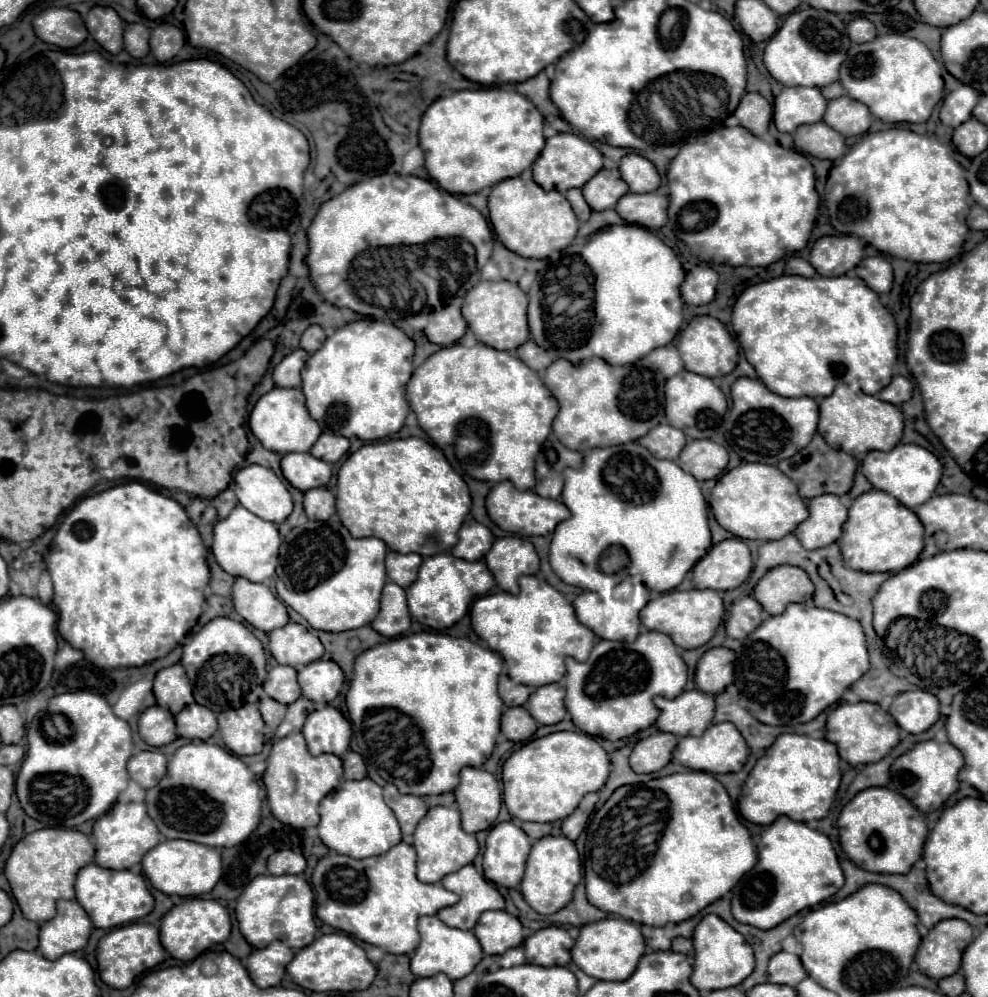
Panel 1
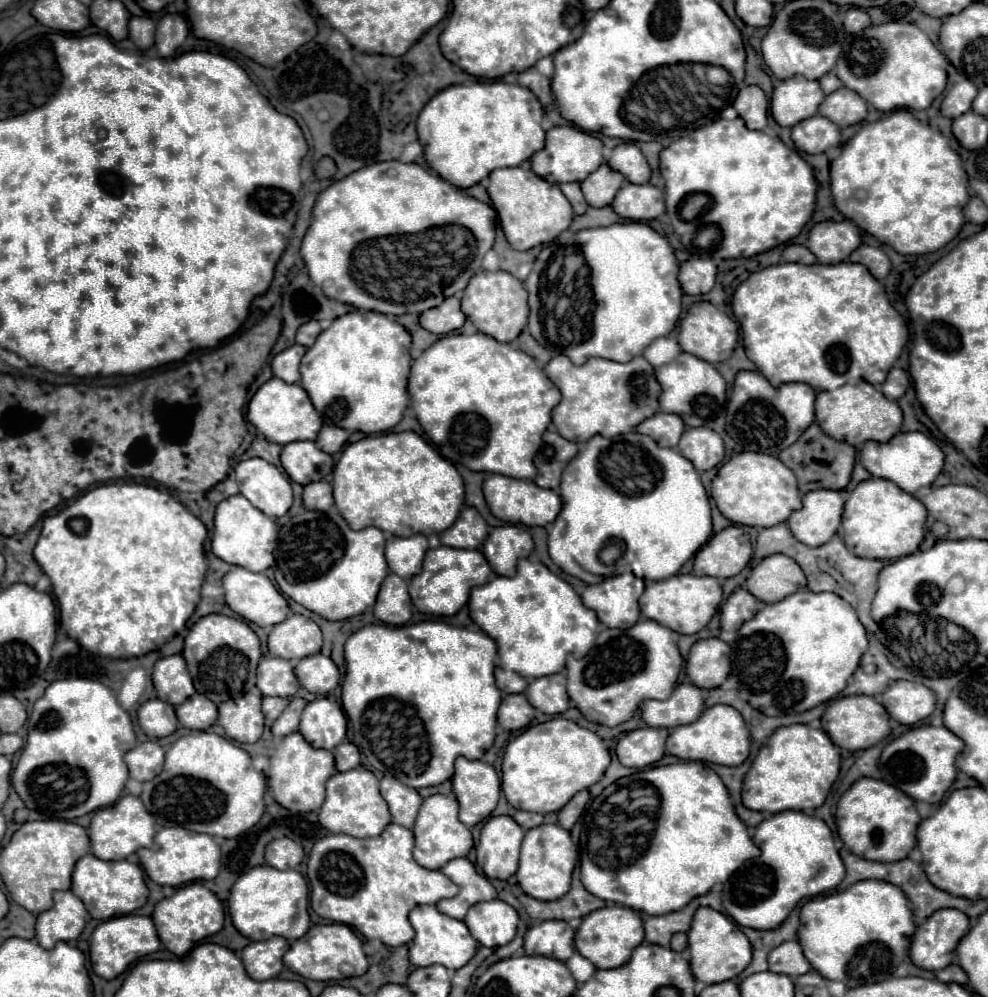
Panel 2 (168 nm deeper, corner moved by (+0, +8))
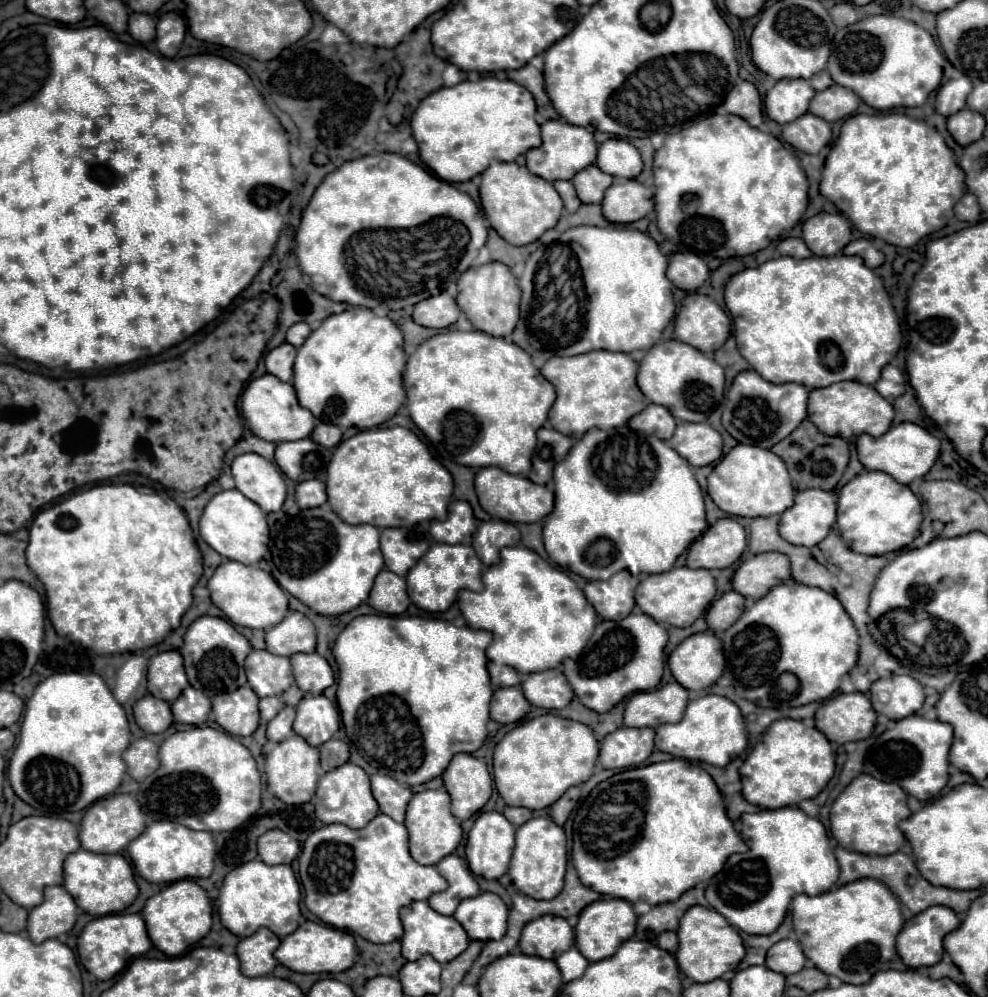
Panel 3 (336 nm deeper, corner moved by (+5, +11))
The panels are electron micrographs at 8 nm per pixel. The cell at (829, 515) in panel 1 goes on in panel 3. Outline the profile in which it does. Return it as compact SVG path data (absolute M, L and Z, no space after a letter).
M798 491L794 505L780 515L778 531L782 539L804 547L818 545L836 521L836 499L834 491Z

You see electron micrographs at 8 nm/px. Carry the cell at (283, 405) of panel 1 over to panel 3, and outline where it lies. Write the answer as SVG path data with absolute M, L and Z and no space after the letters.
M266 373L248 383L242 395L242 417L246 419L250 431L266 441L282 443L282 441L298 441L310 437L314 429L314 415L298 405L296 391L292 383L284 383L278 377Z

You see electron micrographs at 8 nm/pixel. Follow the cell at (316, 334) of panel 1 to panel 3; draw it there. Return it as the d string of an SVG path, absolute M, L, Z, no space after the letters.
M296 323L296 325L292 325L290 329L288 329L288 333L286 333L286 341L290 343L290 345L294 345L294 347L300 347L304 341L306 341L306 337L310 335L310 327L306 325L306 323Z

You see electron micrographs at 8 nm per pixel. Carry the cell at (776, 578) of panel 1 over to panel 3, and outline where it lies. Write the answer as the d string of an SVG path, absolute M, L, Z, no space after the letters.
M760 553L740 563L732 585L744 597L760 599L774 585L790 581L790 561L782 553Z

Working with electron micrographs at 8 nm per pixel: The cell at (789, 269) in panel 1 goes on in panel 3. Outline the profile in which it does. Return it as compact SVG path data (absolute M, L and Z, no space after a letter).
M794 237L782 239L778 243L778 253L780 255L790 255L790 257L796 257L796 259L812 257L812 251L806 247L806 243L802 239L794 239Z

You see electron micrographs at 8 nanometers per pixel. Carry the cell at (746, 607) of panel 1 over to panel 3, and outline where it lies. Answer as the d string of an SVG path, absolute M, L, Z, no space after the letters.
M736 591L724 593L718 601L714 601L706 613L706 623L712 631L726 631L738 615L744 611L744 597Z

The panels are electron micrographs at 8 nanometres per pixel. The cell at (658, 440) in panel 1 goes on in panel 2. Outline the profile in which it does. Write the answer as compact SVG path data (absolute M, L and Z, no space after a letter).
M657 412L655 416L651 416L649 420L641 422L637 426L639 434L647 434L651 436L655 442L659 442L659 446L665 448L675 448L683 430L681 430L681 418L677 414L665 414L665 412Z

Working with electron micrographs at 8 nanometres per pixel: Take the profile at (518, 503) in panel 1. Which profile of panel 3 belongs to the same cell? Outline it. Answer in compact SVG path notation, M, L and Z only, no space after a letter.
M484 467L476 473L474 479L476 495L486 513L490 513L494 519L510 521L510 523L536 523L542 521L554 505L554 493L546 489L544 485L536 485L530 479L522 475L510 475L502 471L500 467Z

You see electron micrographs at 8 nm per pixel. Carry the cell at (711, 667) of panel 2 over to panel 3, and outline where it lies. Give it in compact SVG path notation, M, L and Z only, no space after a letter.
M710 631L690 635L670 653L668 667L688 691L708 689L724 671L722 643Z

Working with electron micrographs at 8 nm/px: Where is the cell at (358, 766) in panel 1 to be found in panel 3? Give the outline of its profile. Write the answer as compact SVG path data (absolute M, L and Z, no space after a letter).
M330 739L322 743L320 749L320 765L324 771L334 771L336 767L344 765L348 761L348 745L338 739Z

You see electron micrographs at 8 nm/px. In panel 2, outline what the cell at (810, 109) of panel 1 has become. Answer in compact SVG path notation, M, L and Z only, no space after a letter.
M793 76L775 86L771 96L771 114L779 126L795 126L803 118L817 114L825 94L819 82Z

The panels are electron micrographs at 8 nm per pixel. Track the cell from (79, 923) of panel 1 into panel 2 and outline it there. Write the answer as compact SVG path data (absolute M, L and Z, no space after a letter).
M55 892L53 900L57 900L57 904L37 916L35 938L47 950L51 950L59 940L69 942L79 938L87 918L83 902L79 902L73 892Z

